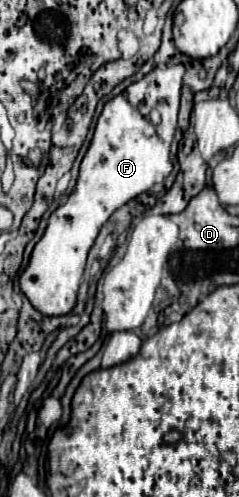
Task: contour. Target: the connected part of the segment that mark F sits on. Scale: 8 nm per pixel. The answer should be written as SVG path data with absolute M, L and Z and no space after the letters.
M181 64L155 68L105 104L91 146L81 162L77 186L67 202L49 216L47 230L35 244L29 266L19 276L21 292L37 310L41 310L41 314L63 316L73 310L87 254L101 226L117 208L171 174L173 164L169 158L169 146L177 130L183 74L185 66Z

